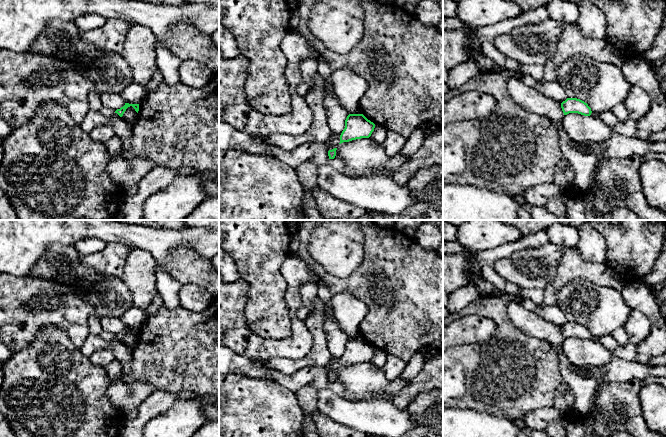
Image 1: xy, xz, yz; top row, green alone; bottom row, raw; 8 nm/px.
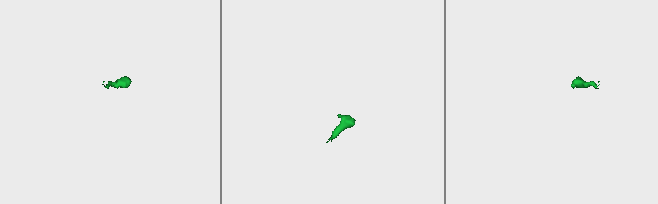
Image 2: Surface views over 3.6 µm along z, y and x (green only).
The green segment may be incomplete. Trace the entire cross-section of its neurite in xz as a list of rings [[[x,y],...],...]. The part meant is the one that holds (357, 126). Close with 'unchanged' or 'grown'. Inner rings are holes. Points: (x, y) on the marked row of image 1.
[[[349,114],[345,120],[345,128],[340,135],[340,143],[361,138],[369,138],[374,131],[375,124],[363,114]]]; unchanged

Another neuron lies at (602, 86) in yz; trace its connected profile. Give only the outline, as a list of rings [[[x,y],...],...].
[[[585,55],[566,59],[557,68],[556,82],[564,89],[568,98],[577,98],[591,108],[591,116],[600,118],[600,114],[612,107],[624,103],[631,85],[625,79],[620,67],[611,63],[601,63]]]

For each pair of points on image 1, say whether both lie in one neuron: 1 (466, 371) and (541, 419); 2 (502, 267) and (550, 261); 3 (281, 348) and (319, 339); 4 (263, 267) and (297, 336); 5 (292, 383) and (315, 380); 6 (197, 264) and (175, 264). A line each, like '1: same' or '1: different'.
1: different
2: same
3: different
4: different
5: same
6: same

